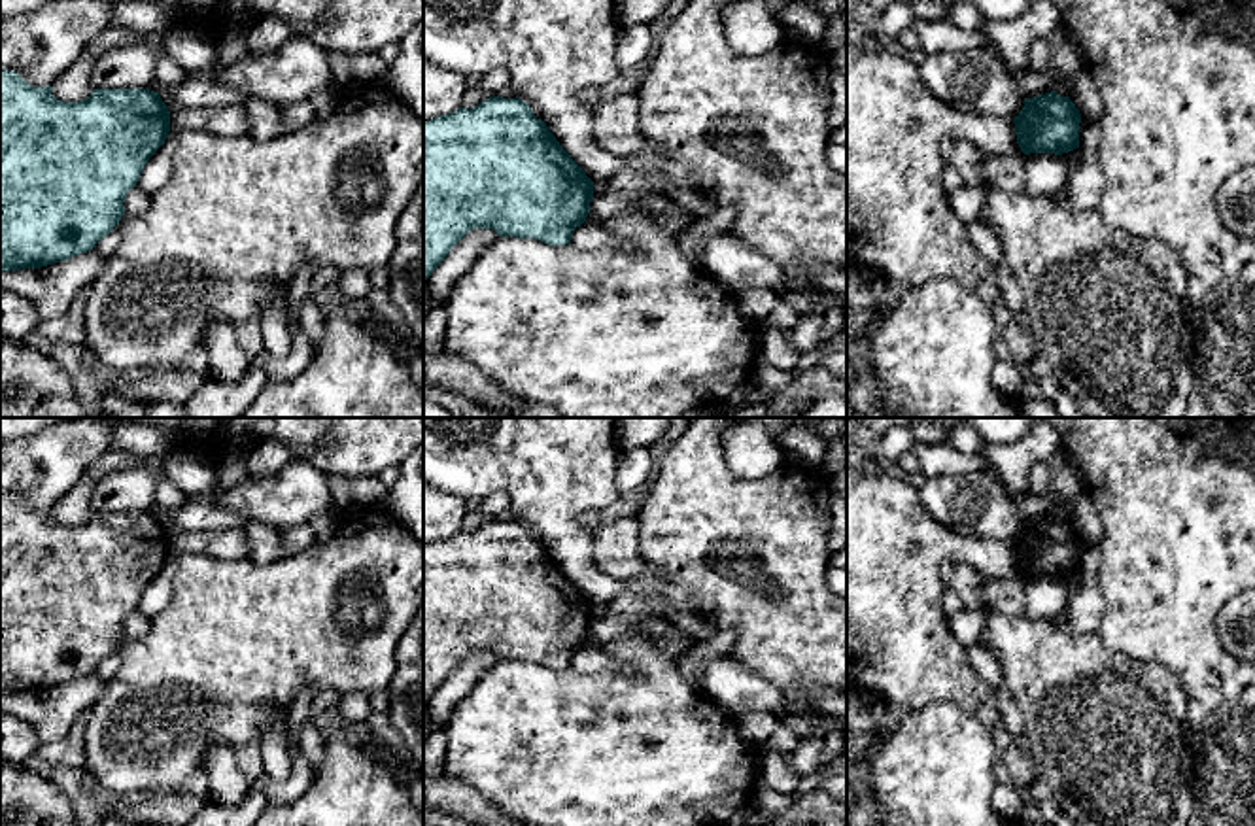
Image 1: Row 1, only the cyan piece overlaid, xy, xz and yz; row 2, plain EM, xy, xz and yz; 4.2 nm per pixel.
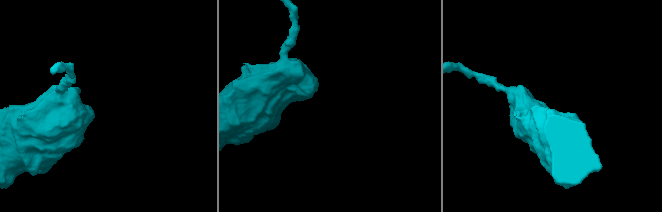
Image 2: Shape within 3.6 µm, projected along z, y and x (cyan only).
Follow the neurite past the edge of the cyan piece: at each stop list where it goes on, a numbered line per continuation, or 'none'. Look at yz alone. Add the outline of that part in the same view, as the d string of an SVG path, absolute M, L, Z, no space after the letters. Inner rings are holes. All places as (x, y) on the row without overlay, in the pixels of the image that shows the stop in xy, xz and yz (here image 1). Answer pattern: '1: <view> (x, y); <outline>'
none

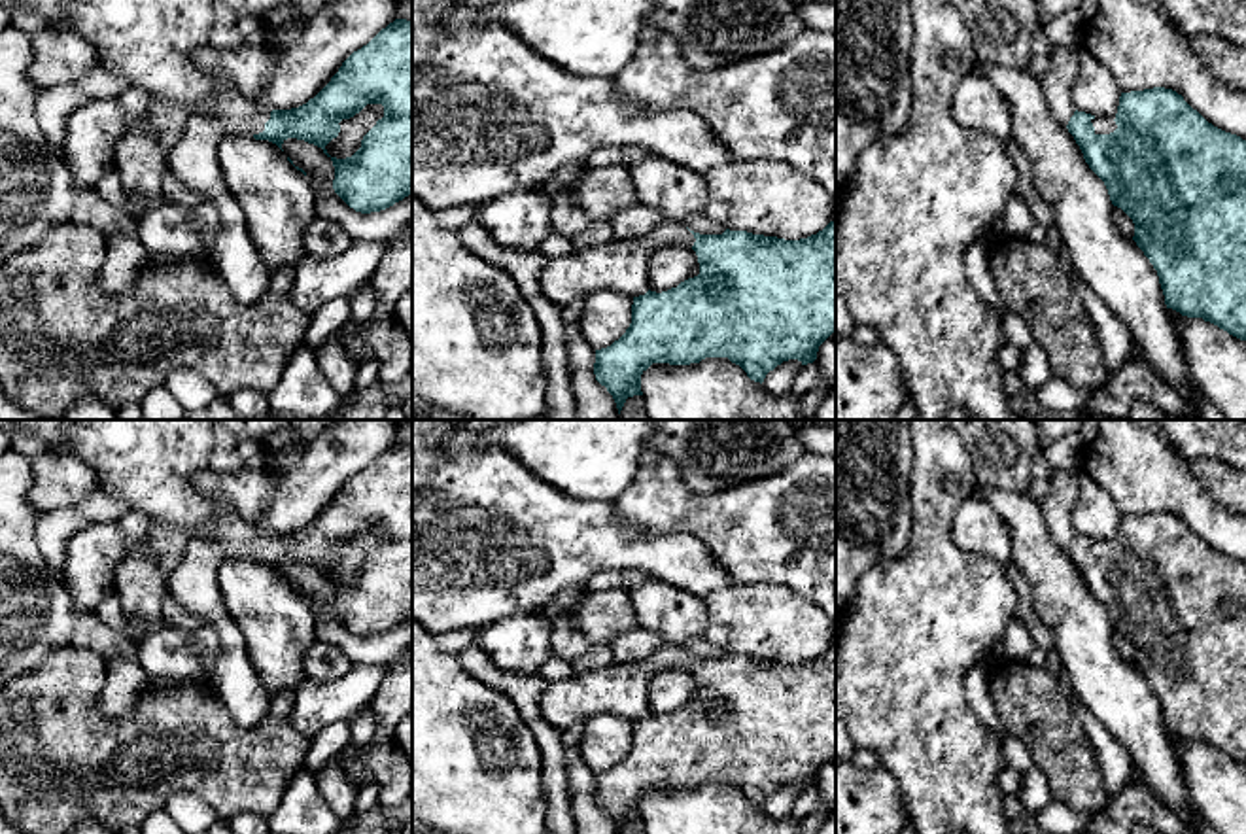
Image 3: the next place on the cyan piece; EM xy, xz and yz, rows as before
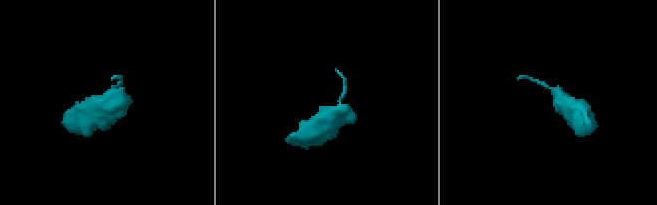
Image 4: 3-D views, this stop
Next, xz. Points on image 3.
1: xz (622, 689); M662 645L633 664L611 664L573 673L567 679L548 681L539 698L541 715L560 730L597 713L639 721L649 715L649 681L667 669L692 671L694 666L696 662L684 647Z

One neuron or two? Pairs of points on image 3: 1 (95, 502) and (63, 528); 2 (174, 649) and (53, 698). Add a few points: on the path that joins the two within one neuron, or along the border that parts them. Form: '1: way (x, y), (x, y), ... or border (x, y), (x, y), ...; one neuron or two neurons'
1: way (87, 509), (70, 521); one neuron
2: border (197, 681), (152, 683); two neurons

